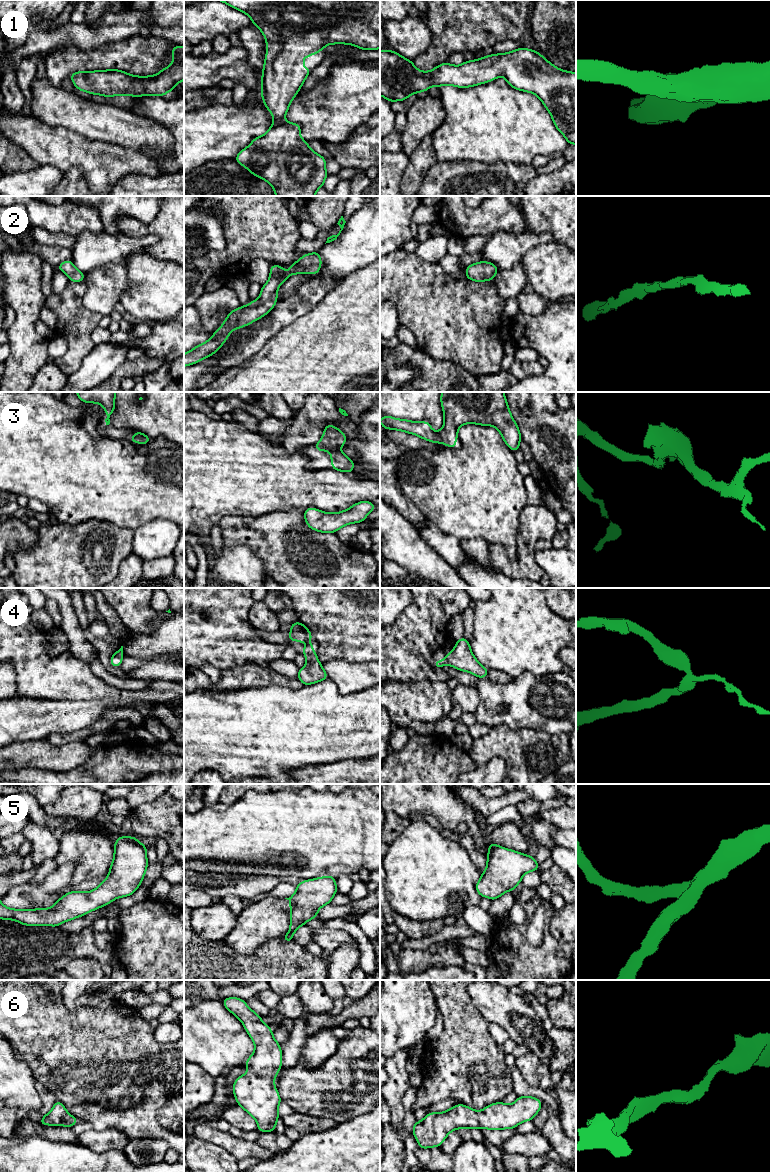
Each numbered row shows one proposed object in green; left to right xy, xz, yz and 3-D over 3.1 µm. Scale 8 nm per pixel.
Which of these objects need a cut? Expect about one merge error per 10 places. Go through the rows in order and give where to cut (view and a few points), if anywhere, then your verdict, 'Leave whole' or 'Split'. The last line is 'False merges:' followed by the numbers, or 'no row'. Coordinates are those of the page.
1: No split. Leave whole
2: No split. Leave whole
3: No split. Leave whole
4: No split. Leave whole
5: No split. Leave whole
6: No split. Leave whole
False merges: no row

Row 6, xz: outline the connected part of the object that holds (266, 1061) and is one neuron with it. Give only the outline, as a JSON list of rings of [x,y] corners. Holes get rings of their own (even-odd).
[[[228,997],[223,999],[222,1003],[227,1010],[243,1023],[245,1030],[255,1045],[253,1054],[244,1064],[248,1068],[248,1073],[237,1077],[233,1084],[233,1095],[236,1098],[237,1105],[241,1106],[257,1121],[257,1127],[261,1133],[274,1132],[276,1123],[280,1118],[277,1109],[282,1102],[273,1079],[282,1066],[281,1046],[274,1039],[270,1026],[261,1021],[261,1015],[250,1009],[245,1000]]]

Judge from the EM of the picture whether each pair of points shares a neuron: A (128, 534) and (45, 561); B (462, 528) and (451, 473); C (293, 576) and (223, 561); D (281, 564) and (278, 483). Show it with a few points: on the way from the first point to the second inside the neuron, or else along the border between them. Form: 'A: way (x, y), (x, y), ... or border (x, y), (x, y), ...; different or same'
A: way (107, 545), (92, 558), (66, 561); same
B: way (462, 514), (462, 494), (455, 487); same
C: border (251, 550), (263, 562), (264, 570), (268, 576); different
D: border (303, 511), (296, 509), (276, 510), (256, 517); different

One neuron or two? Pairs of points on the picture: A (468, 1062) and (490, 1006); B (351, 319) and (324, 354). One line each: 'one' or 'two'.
A: two
B: one

